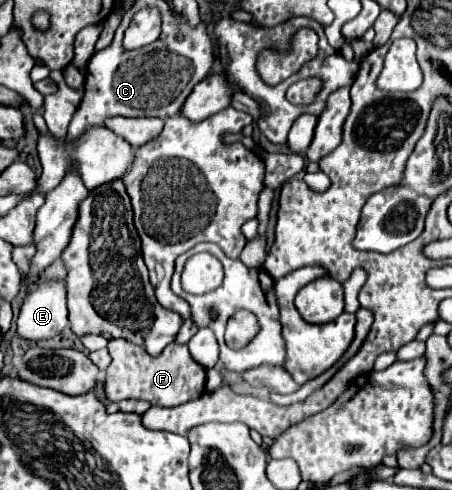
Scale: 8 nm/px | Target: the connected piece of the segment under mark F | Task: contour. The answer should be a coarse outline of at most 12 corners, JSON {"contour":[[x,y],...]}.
{"contour":[[108,341],[108,401],[176,407],[204,393],[204,367],[170,343],[158,357]]}

